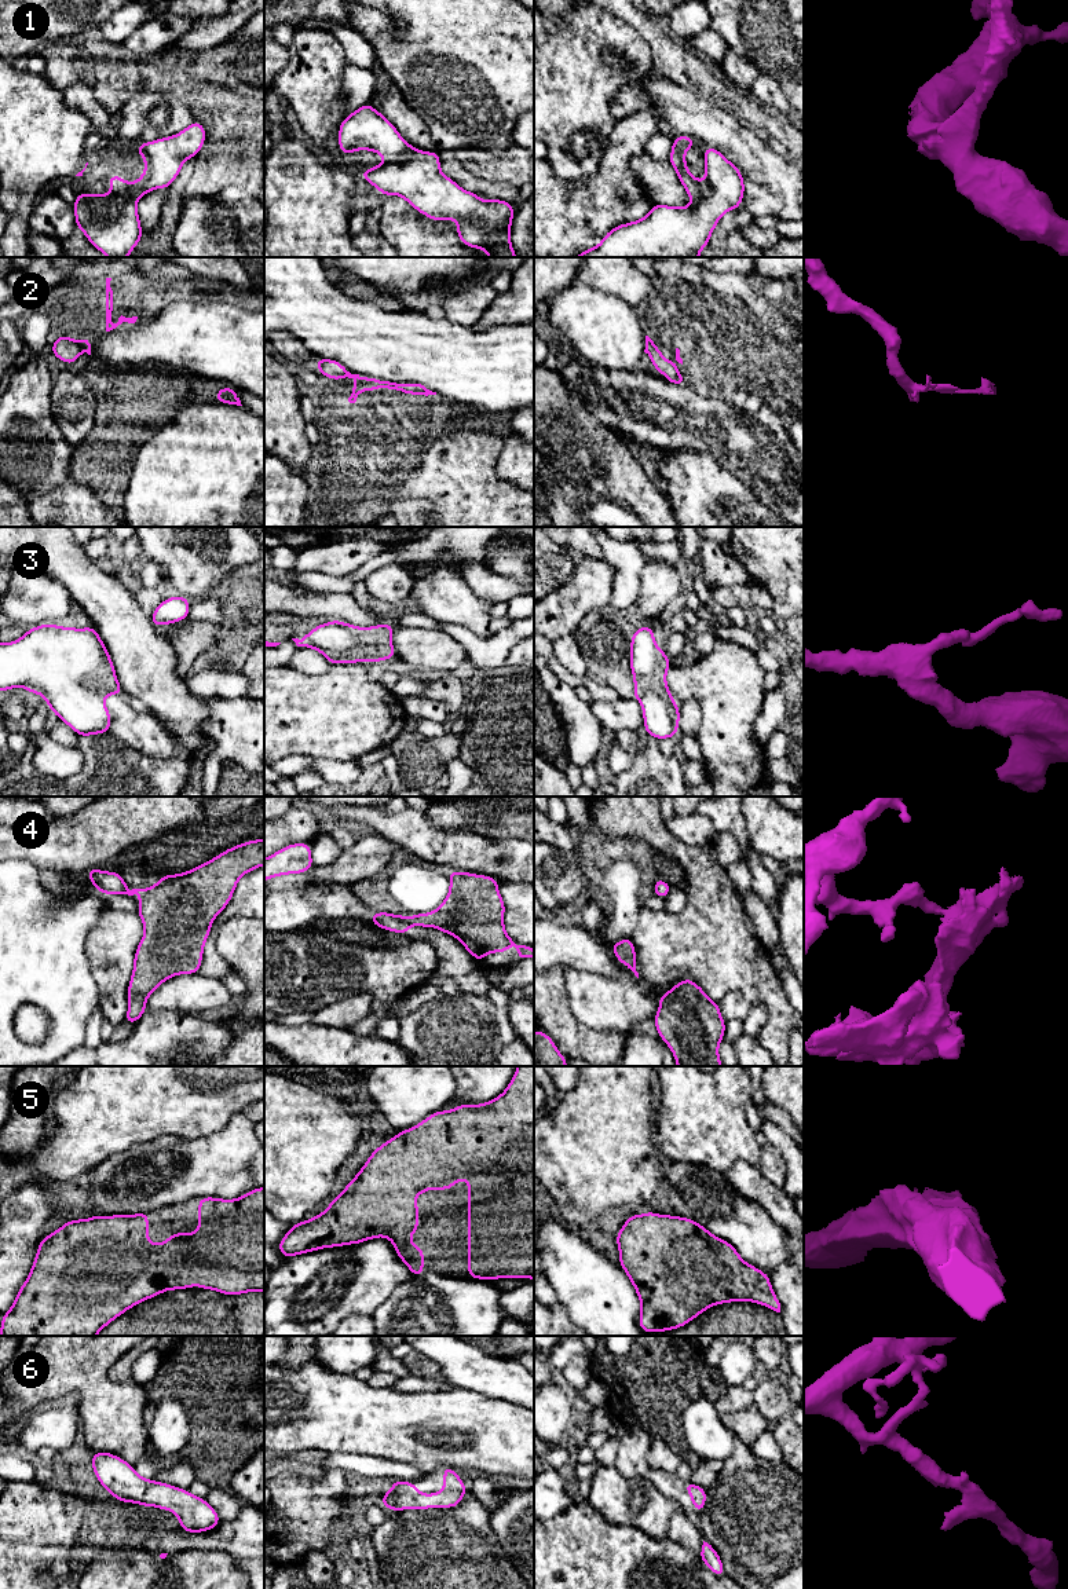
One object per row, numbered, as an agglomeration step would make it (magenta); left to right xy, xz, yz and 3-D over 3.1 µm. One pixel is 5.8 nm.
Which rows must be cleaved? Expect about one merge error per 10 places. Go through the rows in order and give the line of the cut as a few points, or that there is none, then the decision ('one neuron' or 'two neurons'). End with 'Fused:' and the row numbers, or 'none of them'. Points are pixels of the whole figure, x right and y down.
1: cut none; one neuron
2: cut xy (76, 340), (83, 350); two neurons
3: cut none; one neuron
4: cut xz (394, 915), (409, 925); two neurons
5: cut none; one neuron
6: cut none; one neuron
Fused: 2, 4

